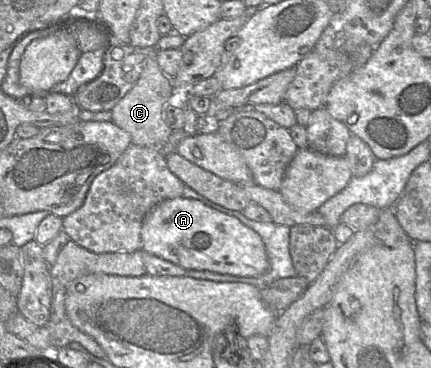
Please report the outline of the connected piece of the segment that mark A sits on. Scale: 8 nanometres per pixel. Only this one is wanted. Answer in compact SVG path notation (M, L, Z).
M183 196L162 201L146 215L141 249L185 270L208 270L239 277L256 277L269 268L260 235L239 219Z

